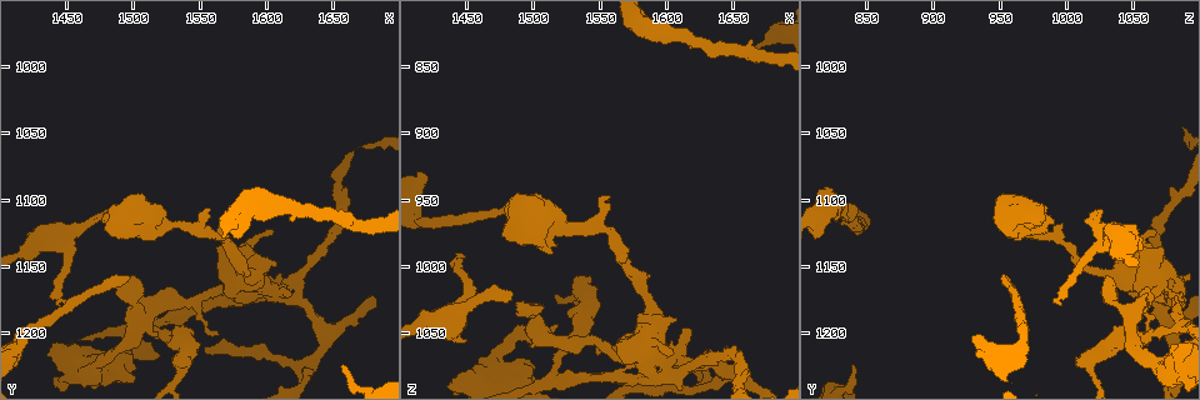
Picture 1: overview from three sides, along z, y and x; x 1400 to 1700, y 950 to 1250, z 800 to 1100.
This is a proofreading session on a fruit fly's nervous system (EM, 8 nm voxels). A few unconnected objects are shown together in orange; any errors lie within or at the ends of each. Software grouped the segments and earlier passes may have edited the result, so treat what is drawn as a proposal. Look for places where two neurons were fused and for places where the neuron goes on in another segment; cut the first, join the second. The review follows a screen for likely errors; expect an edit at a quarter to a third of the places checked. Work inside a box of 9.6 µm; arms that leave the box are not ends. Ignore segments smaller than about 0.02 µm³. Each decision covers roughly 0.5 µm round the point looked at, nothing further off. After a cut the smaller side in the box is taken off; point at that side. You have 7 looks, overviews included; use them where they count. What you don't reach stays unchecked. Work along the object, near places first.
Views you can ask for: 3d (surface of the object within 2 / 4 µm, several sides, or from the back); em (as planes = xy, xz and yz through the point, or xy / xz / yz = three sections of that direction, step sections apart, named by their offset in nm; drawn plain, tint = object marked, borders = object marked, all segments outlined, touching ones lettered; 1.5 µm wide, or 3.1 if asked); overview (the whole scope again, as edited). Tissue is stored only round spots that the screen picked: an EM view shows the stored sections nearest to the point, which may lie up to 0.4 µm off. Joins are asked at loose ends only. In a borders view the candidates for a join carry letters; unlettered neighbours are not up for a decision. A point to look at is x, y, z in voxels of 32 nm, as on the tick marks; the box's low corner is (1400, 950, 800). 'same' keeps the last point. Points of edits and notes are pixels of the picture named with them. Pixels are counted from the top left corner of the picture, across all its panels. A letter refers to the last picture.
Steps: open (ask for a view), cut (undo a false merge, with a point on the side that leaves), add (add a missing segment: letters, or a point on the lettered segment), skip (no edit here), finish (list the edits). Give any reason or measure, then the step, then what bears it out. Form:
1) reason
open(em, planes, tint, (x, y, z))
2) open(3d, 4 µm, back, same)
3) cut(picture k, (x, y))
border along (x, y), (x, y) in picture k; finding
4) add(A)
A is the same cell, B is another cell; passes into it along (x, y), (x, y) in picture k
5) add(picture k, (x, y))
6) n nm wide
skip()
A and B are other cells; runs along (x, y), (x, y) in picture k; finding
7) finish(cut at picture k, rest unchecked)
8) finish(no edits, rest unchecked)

tapers out
open(em, xz, step 4, borders, (1656, 1224, 840))

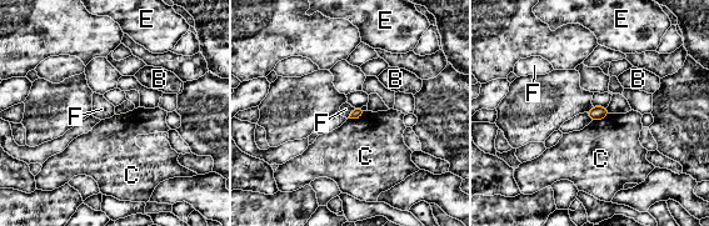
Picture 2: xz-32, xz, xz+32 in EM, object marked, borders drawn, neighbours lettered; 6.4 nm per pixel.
another direction
open(em, planes, borders, same)

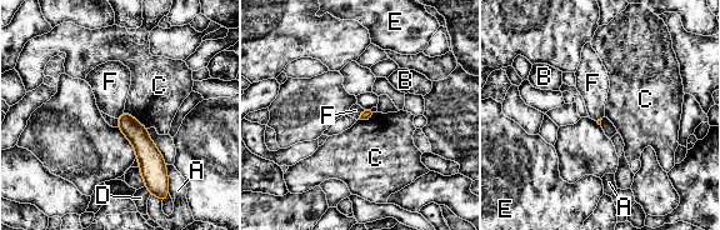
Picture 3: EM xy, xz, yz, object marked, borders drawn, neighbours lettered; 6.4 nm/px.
skip()
A, B, C, D, E and F are other cells; runs along (124, 116), (149, 156), (149, 184) in picture 3; none of them fits

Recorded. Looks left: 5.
sudden change in width
open(3d, 2 µm, back, (1540, 1218, 1018))

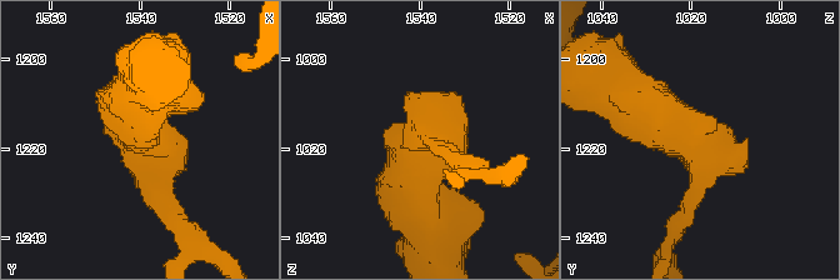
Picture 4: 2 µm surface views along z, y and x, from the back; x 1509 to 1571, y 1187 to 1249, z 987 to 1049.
open(em, planes, borders, (1539, 1218, 1019))

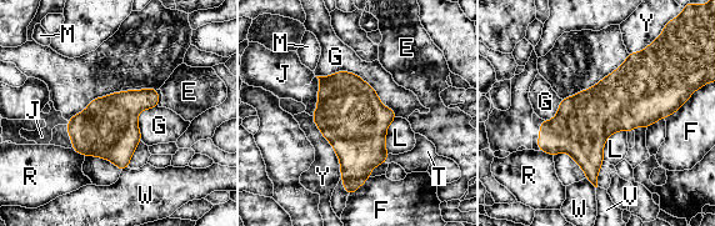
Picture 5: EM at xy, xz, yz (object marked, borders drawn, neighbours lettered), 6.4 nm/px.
360 nm wide
skip()
E, F, G, J, L, M, R, T, V, W and Y are other cells; border along (625, 130), (606, 139), (603, 160) in picture 5; all the same neuron

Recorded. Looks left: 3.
an open end
open(3d, 4 µm, (1556, 1106, 950))

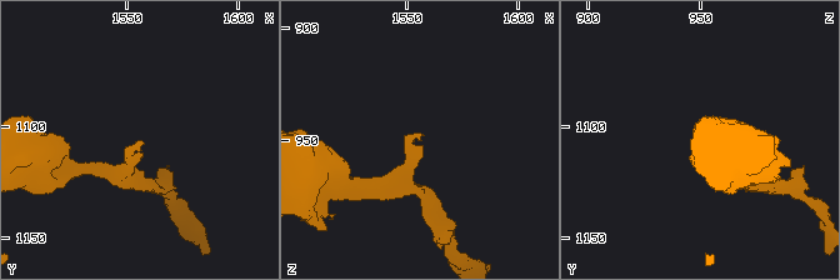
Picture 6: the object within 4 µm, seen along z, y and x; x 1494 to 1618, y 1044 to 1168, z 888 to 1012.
now the EM
open(em, planes, tint, (1556, 1108, 948))

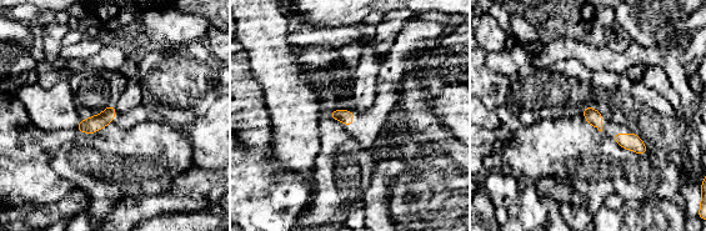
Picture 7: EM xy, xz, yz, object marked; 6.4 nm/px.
open(em, planes, borders, same)

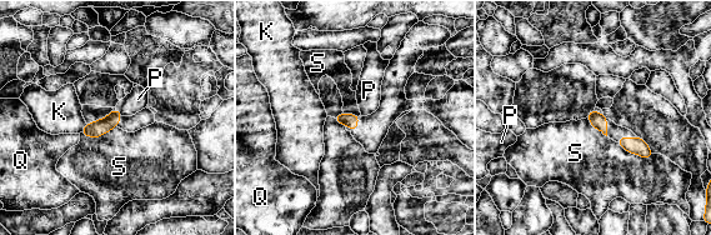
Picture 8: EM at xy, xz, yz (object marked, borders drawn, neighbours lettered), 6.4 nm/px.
skip()
K, P, Q and S are other cells; border along (616, 143), (644, 158), (654, 154) in picture 8; none of them fits

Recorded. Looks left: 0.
finish(no edits, rest unchecked)

